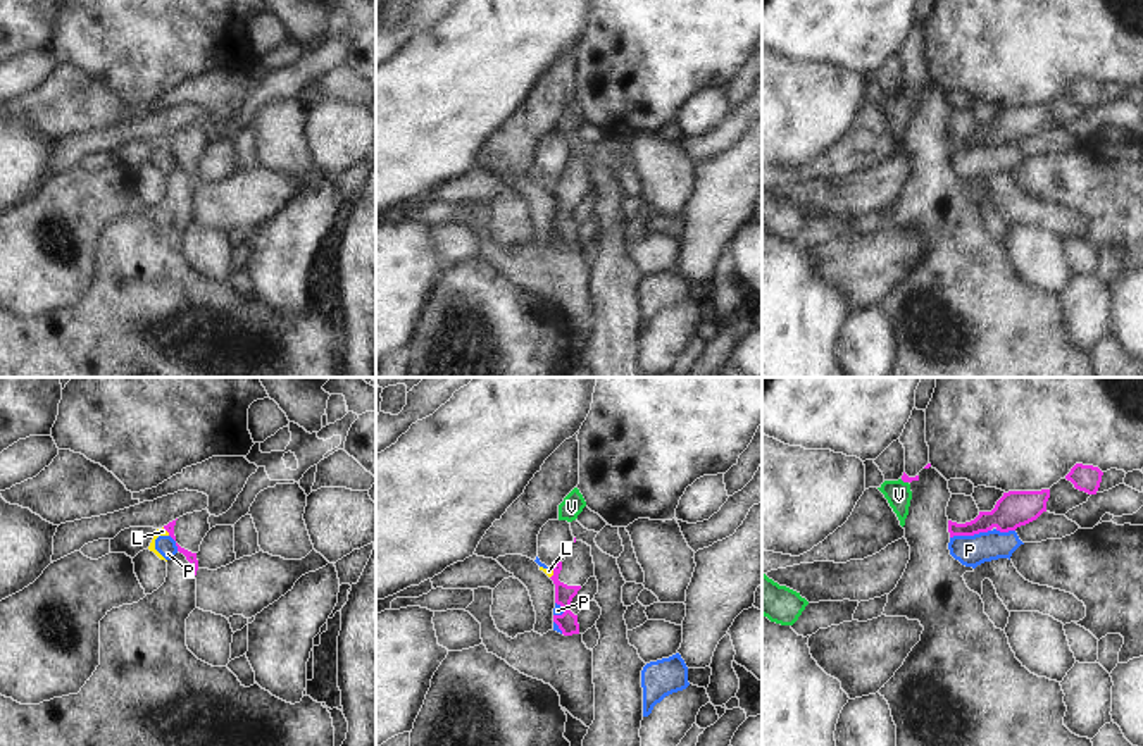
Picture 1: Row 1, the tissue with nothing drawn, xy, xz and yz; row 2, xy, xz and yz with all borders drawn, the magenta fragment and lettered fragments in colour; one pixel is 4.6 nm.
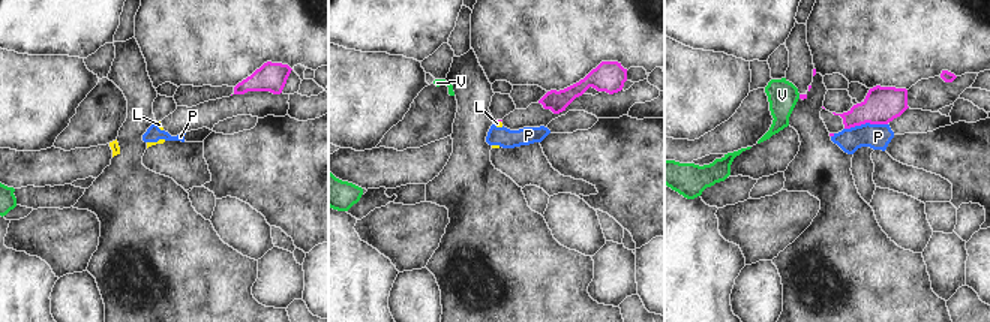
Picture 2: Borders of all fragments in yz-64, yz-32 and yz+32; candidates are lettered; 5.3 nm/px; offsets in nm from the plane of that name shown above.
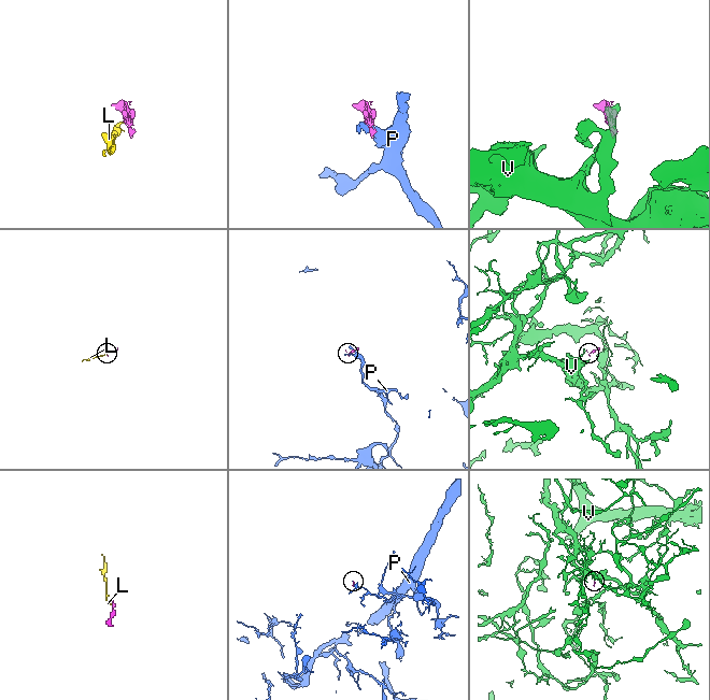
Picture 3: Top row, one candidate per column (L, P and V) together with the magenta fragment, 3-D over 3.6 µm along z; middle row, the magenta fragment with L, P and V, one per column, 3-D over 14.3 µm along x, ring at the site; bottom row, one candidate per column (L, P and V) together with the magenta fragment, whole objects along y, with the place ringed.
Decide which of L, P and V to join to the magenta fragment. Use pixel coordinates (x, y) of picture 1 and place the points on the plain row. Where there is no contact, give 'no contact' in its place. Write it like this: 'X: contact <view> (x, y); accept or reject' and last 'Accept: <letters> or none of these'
L: contact xz (554, 186); reject
P: contact yz (969, 149); reject
V: contact yz (904, 95); reject
Accept: none of these

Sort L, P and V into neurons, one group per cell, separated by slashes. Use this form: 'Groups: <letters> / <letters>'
Groups: L P / V

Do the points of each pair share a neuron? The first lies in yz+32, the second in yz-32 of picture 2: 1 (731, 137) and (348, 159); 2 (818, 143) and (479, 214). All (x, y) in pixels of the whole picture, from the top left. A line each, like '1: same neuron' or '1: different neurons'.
1: different neurons
2: same neuron

